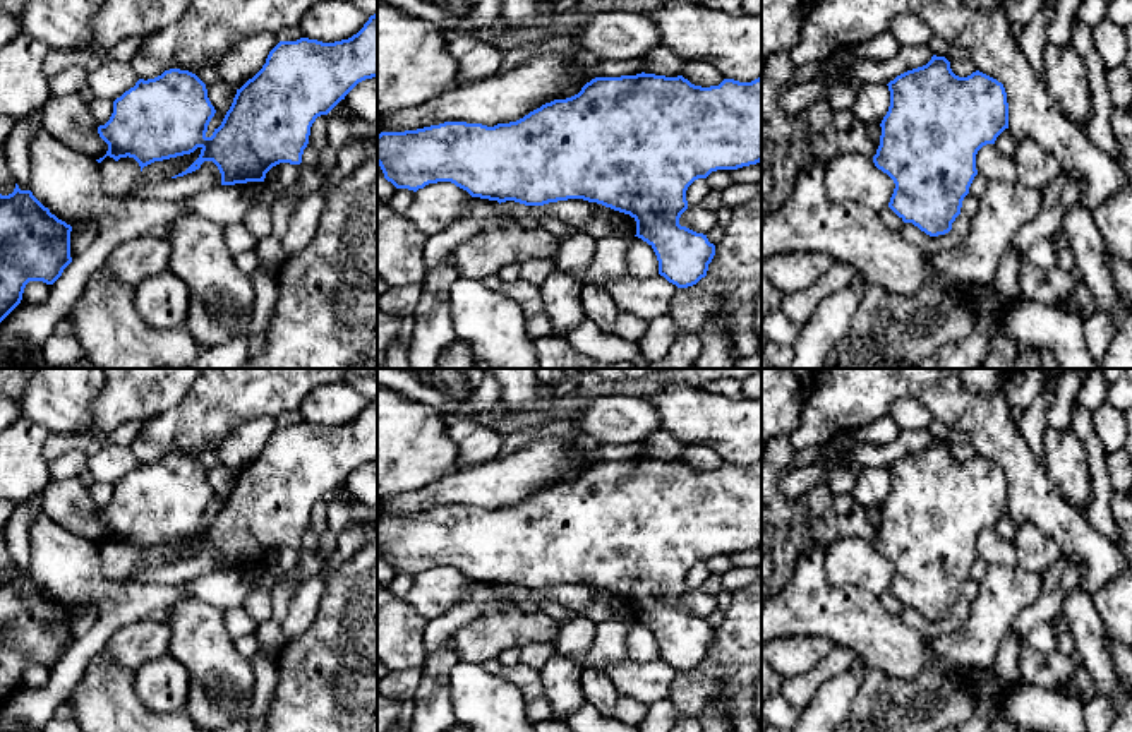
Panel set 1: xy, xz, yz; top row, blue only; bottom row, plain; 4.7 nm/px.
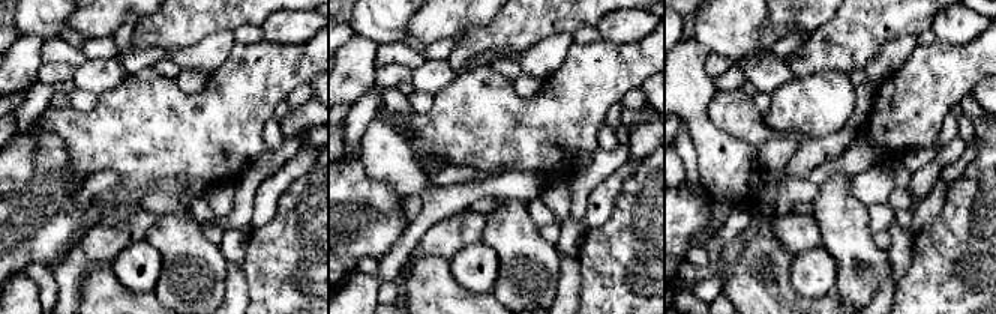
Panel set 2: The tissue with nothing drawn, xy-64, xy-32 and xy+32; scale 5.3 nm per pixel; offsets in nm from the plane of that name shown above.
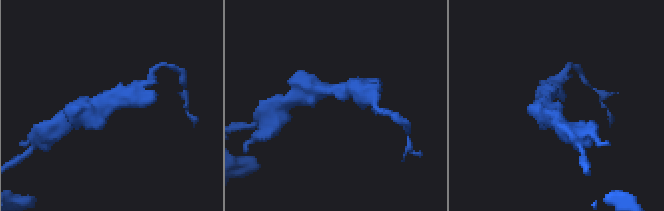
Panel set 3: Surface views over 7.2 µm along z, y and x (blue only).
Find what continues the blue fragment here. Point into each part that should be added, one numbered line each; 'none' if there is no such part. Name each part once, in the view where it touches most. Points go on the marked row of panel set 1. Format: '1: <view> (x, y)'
none

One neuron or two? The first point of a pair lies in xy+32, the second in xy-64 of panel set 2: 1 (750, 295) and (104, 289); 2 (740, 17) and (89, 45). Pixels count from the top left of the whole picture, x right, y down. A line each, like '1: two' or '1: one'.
1: one
2: two

